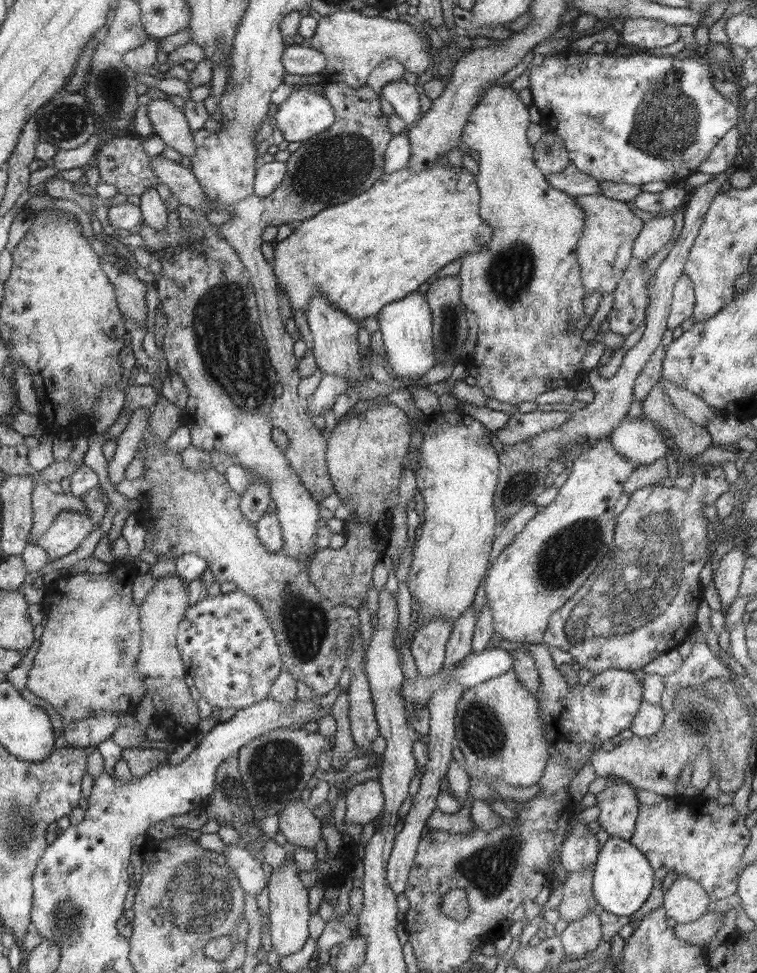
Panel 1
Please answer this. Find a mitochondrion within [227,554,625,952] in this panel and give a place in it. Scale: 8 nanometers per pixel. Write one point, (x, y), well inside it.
(273, 772)

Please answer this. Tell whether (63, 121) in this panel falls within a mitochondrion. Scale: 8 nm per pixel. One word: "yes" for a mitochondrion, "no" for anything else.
yes

